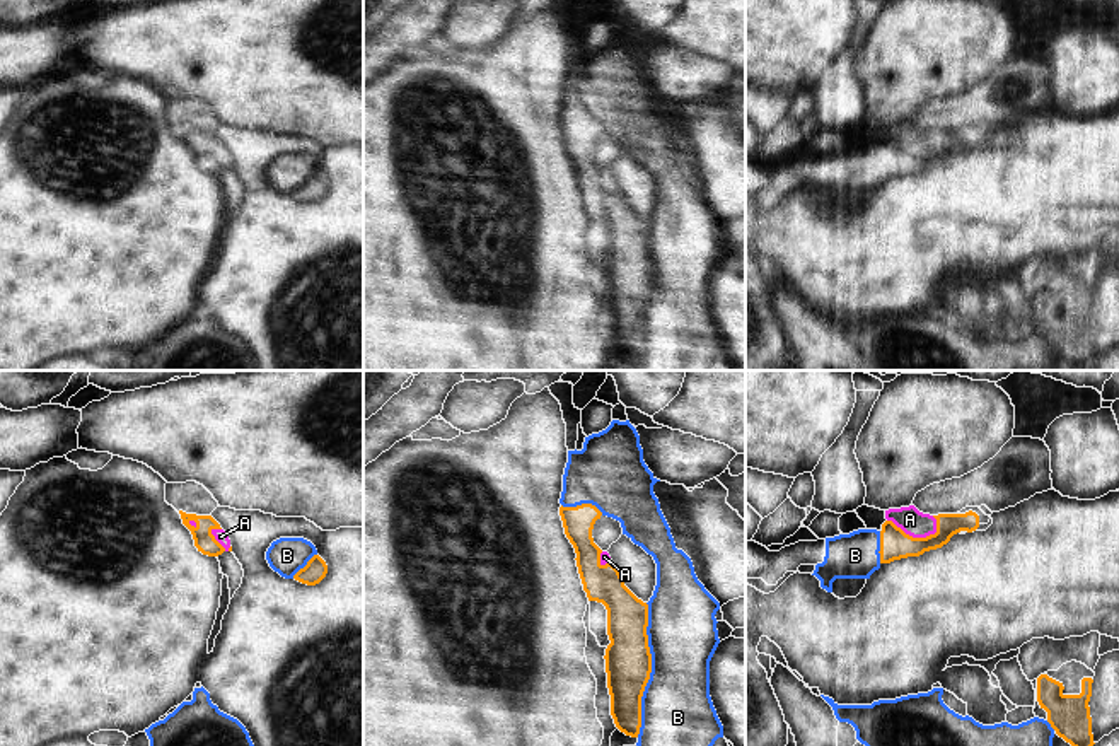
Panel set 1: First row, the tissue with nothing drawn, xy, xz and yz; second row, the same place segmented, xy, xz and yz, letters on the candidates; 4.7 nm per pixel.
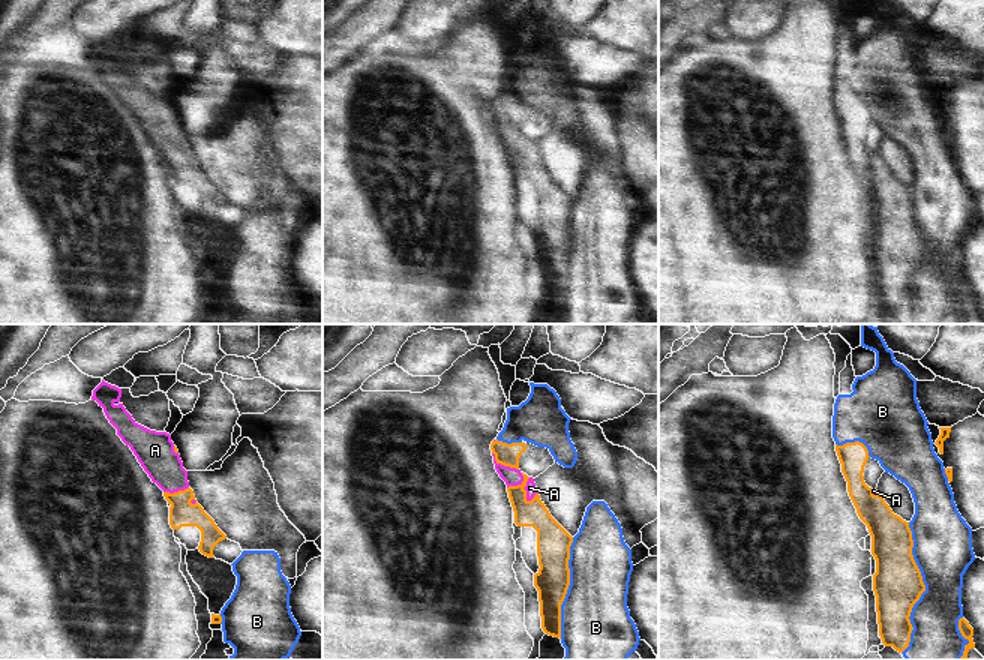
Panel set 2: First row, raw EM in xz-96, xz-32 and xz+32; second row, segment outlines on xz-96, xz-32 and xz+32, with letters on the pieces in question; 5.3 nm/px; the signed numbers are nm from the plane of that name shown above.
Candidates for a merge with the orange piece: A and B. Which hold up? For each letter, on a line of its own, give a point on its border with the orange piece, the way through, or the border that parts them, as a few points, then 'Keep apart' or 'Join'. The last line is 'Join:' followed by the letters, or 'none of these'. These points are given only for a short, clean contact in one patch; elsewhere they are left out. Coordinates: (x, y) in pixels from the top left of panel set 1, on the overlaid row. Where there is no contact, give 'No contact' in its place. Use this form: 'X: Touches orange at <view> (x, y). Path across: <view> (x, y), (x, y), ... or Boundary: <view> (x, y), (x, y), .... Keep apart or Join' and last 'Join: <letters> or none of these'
A: Touches orange at yz (911, 536). Path across: yz (894, 543), (901, 536), (911, 536), (910, 519). Join
B: Touches orange at xz (650, 670). Keep apart
Join: A

